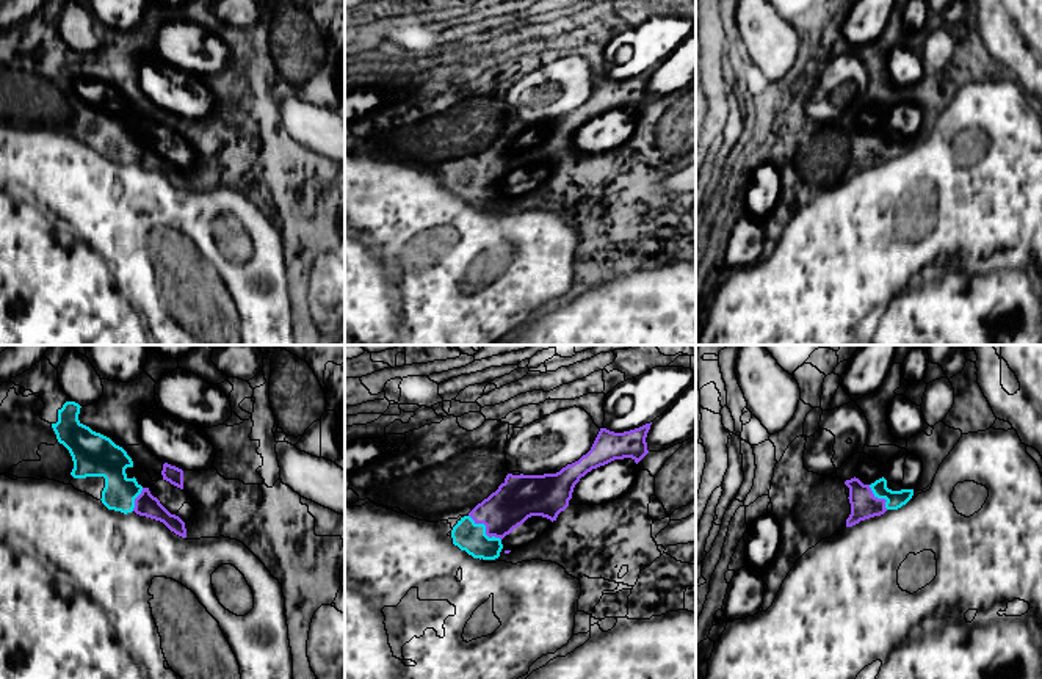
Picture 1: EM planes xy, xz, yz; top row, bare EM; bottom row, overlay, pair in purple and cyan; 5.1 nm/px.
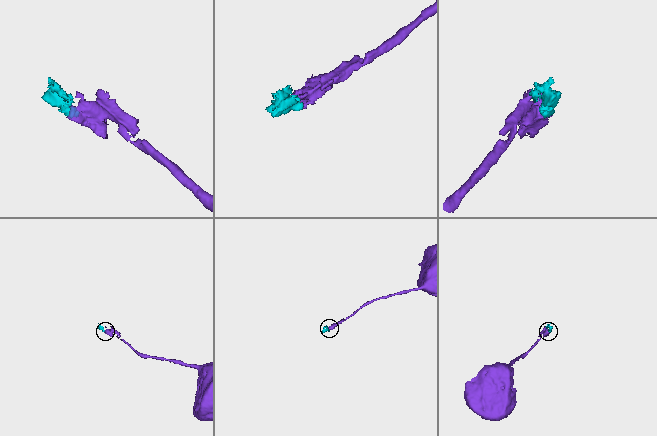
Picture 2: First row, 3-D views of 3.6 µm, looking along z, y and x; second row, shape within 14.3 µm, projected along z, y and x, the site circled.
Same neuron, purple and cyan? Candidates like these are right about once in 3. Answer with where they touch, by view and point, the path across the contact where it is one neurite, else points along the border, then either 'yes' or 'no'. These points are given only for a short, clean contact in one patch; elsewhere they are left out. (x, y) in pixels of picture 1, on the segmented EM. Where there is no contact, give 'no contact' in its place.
contact xz (486, 529); way xz (519, 497), (486, 529), (469, 537); yes

